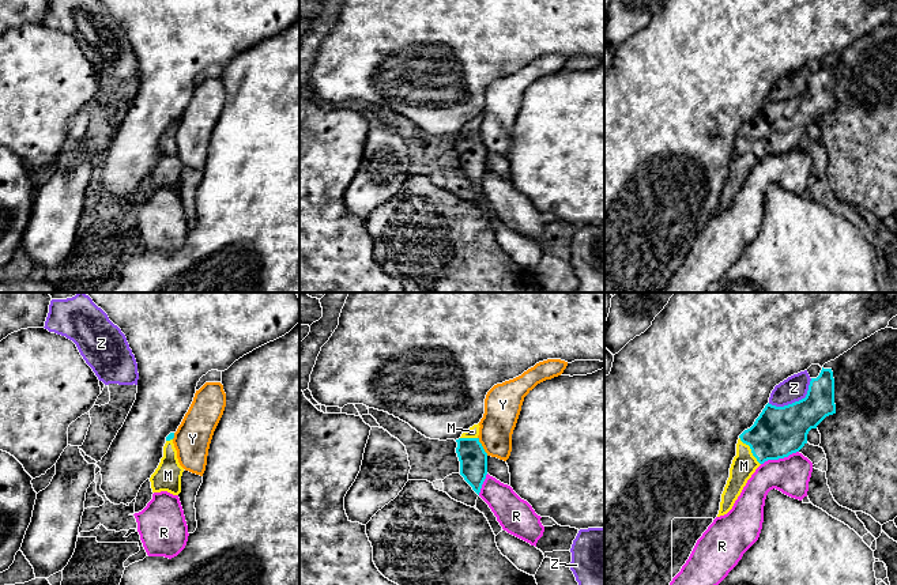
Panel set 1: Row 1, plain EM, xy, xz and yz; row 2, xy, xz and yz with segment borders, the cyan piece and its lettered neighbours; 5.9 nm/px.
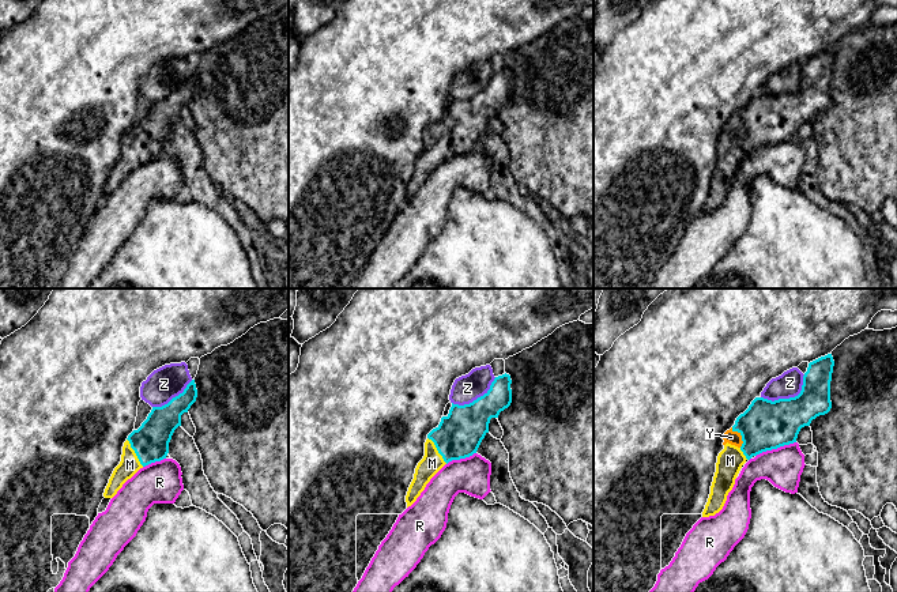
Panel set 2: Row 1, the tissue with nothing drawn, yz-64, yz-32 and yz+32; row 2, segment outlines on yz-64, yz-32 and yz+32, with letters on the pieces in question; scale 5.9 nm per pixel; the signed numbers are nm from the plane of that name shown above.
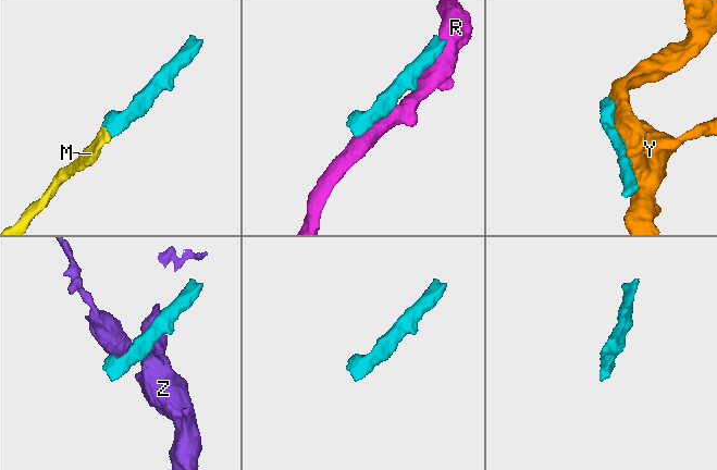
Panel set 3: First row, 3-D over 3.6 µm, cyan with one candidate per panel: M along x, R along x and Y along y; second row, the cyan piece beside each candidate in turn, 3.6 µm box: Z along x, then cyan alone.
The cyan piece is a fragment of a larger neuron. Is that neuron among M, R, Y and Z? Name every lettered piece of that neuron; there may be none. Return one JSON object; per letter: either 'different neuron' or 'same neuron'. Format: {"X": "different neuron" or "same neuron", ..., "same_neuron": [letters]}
{"M": "same neuron", "R": "different neuron", "Y": "different neuron", "Z": "different neuron", "same_neuron": ["M"]}

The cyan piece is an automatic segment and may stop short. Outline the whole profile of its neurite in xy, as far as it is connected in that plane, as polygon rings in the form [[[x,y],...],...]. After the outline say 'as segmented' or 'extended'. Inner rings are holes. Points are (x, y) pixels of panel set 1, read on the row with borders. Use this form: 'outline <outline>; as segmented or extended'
outline [[[170,433],[166,437],[163,457],[150,478],[152,492],[167,491],[173,495],[178,495],[181,492],[181,476],[184,468],[178,463],[173,438],[174,433]]]; extended

